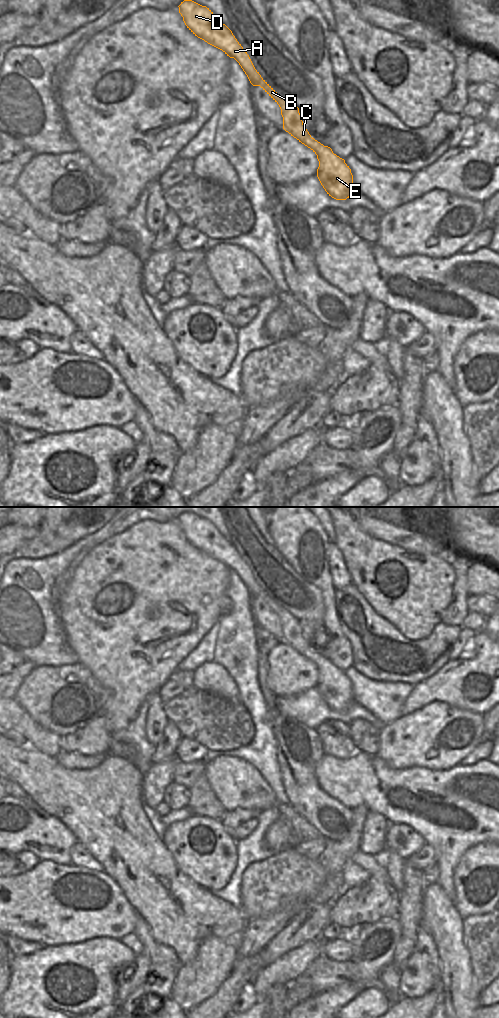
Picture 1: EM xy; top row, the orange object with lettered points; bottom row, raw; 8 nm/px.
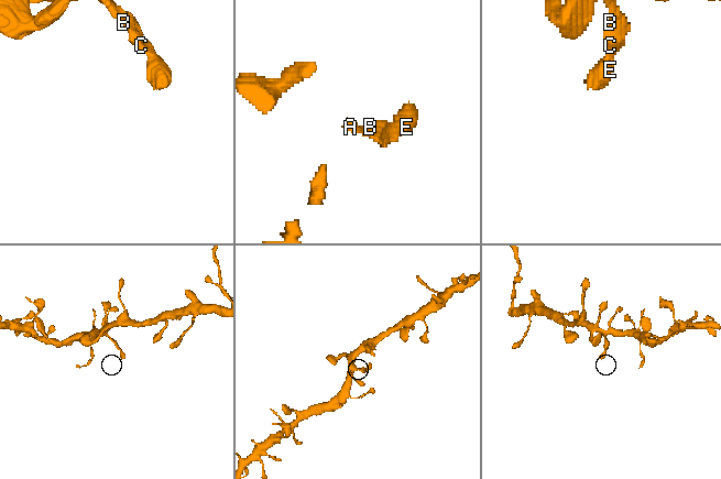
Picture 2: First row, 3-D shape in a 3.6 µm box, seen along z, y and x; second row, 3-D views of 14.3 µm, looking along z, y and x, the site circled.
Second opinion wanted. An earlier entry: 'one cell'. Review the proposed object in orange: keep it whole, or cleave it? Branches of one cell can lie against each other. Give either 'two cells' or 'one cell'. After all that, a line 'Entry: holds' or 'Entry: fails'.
one cell
Entry: holds

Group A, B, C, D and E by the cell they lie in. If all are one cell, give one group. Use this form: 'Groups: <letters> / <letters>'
Groups: A B C D E.

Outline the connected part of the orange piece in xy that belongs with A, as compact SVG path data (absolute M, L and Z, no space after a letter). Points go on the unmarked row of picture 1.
M184 512L179 525L187 540L198 550L234 570L253 598L260 598L280 619L283 641L310 660L319 673L317 689L329 708L346 712L355 703L353 687L345 672L311 649L301 631L299 620L278 606L255 581L249 567L237 553L232 543L206 518Z

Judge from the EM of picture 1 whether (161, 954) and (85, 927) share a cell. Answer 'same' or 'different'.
different

